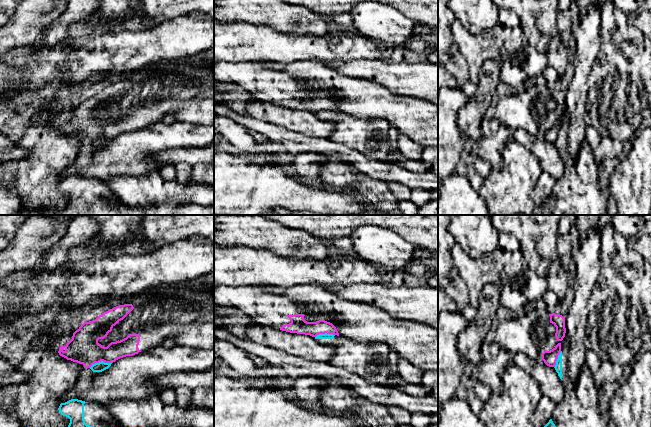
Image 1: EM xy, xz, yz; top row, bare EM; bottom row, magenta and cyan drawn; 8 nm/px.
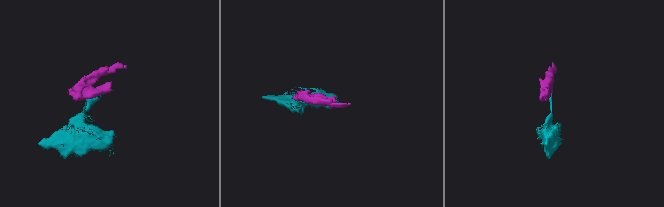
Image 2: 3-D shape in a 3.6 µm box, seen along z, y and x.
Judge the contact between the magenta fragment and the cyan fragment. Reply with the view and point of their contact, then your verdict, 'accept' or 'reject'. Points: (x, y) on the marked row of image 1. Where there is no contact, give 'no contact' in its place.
xy (100, 361) | reject

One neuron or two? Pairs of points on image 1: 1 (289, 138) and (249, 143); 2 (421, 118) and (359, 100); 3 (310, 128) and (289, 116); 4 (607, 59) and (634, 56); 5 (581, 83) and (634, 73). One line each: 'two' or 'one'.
1: two
2: one
3: one
4: one
5: two

